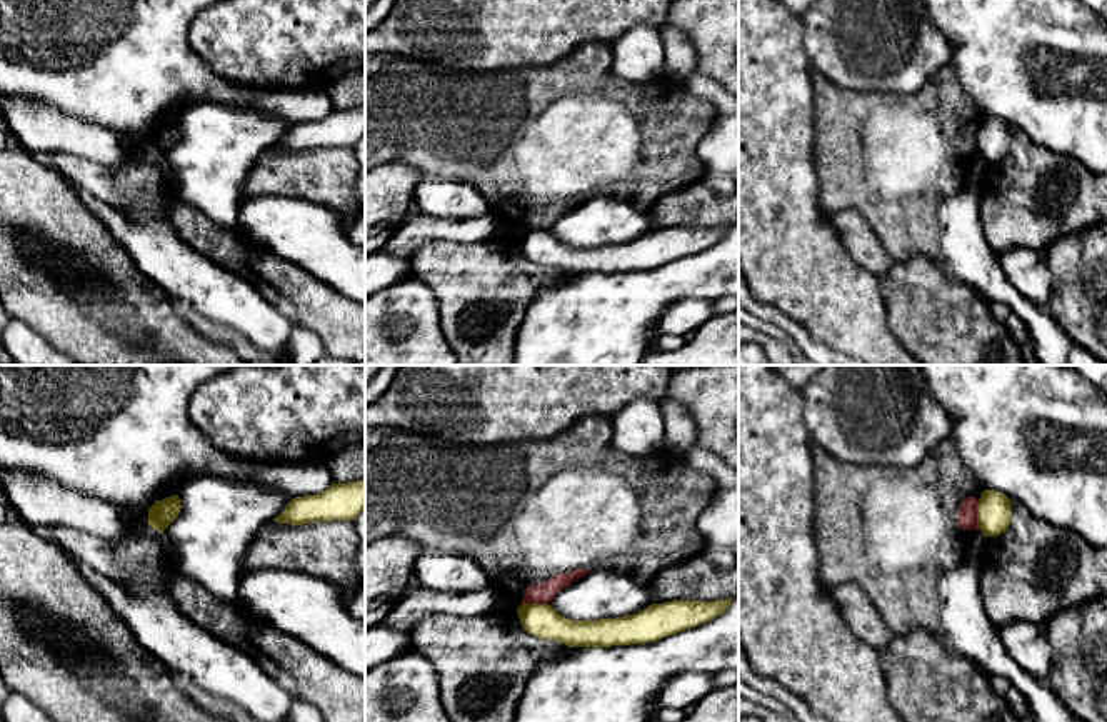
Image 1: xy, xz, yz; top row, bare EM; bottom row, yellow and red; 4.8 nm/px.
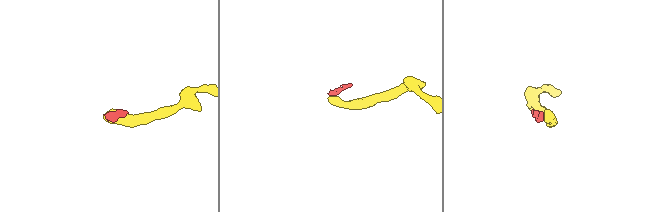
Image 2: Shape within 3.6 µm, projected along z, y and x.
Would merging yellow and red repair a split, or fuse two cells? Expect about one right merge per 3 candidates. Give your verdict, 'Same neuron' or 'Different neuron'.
Different neuron

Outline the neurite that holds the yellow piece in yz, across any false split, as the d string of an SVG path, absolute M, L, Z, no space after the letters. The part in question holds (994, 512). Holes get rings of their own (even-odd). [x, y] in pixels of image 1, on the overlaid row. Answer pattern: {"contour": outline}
{"contour": "M984 490L977 502L977 529L985 537L995 537L1007 530L1012 519L1010 499L1000 492Z"}

